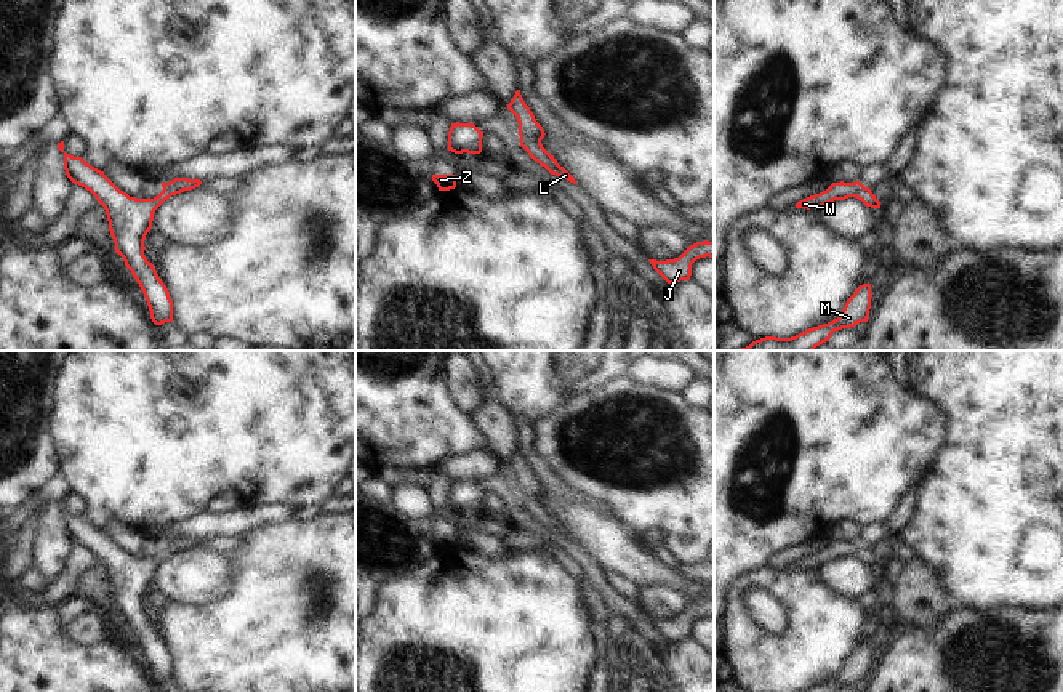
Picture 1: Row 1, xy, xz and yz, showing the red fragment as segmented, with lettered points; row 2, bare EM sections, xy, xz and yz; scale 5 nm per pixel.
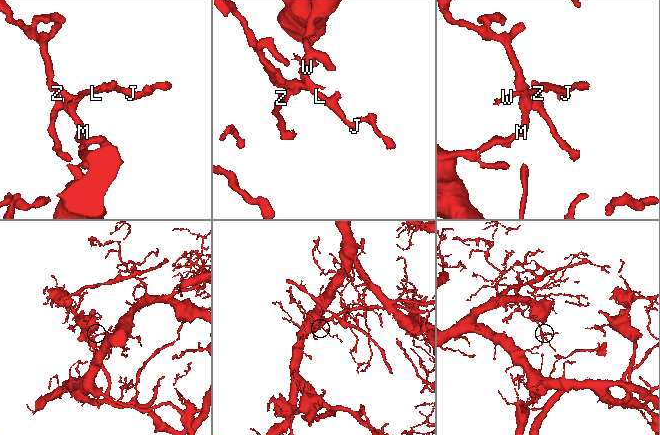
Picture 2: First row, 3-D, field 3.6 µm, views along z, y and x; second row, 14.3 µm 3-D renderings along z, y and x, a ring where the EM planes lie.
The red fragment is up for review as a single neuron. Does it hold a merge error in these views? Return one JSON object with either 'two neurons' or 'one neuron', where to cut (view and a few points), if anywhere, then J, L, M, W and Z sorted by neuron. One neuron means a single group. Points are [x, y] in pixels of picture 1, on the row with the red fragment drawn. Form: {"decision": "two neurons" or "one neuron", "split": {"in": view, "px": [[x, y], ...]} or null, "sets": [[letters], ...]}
{"decision": "one neuron", "split": null, "sets": [["J", "L", "M", "W", "Z"]]}

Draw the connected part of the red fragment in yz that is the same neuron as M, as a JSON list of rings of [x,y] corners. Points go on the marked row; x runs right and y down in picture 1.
[[[869,282],[863,284],[847,300],[842,312],[832,322],[808,328],[791,338],[765,336],[738,351],[813,351],[816,346],[829,341],[834,332],[868,322],[871,298]]]

